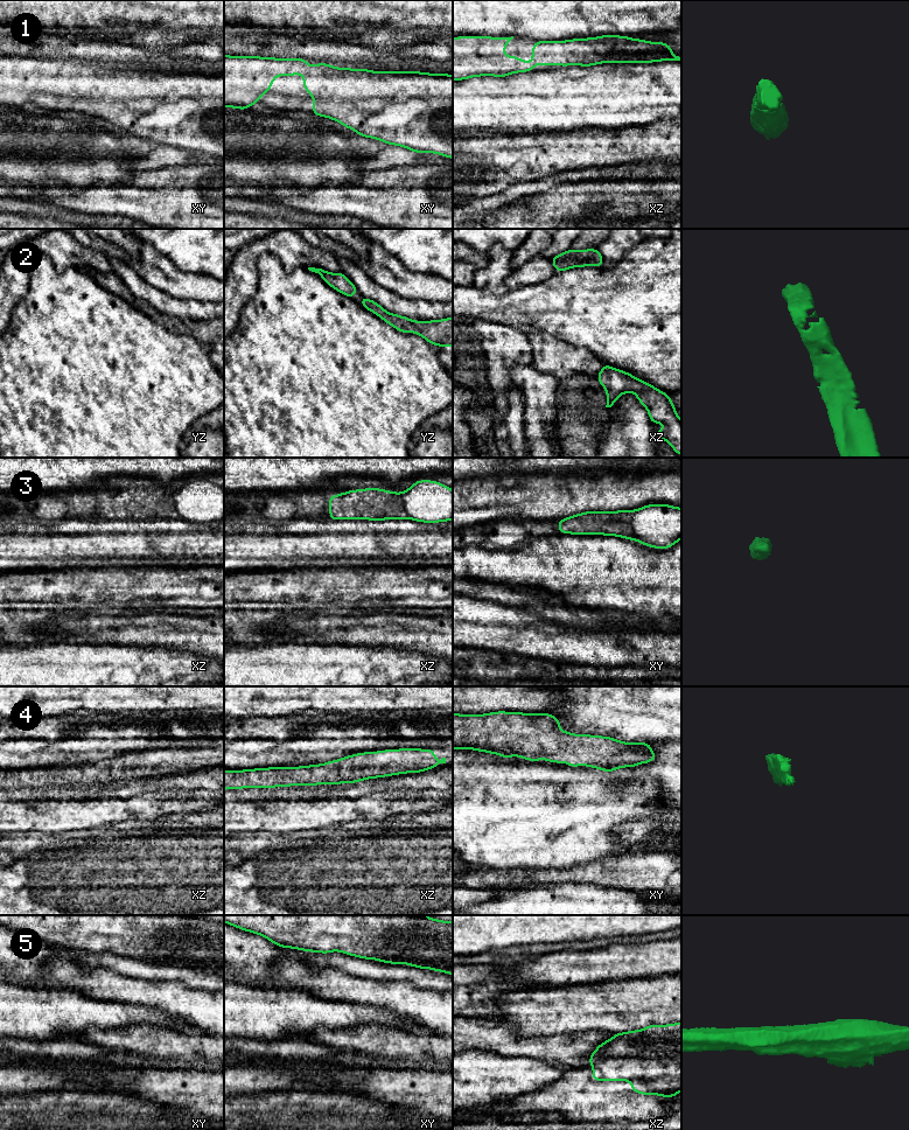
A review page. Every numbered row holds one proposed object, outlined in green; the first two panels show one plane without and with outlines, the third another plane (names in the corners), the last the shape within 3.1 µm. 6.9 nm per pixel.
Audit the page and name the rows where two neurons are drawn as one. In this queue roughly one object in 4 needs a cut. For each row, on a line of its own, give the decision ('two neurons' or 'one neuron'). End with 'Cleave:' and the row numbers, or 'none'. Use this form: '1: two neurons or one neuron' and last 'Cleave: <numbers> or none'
1: one neuron
2: one neuron
3: one neuron
4: one neuron
5: two neurons
Cleave: 5

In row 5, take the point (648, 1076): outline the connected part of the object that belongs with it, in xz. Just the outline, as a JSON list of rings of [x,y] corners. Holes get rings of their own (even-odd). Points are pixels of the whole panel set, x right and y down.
[[[636,1058],[606,1059],[589,1065],[595,1081],[630,1081],[631,1090],[642,1095],[676,1097],[681,1091],[681,1061]]]

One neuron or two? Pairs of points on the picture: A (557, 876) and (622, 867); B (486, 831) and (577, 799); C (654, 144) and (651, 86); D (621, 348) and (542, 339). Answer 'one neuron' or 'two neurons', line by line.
A: one neuron
B: one neuron
C: two neurons
D: two neurons

